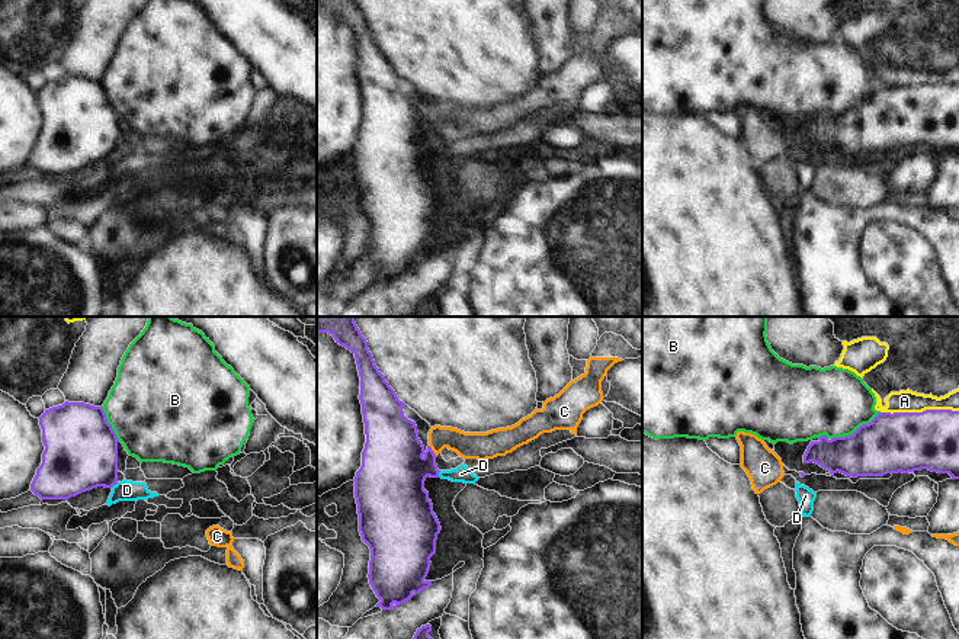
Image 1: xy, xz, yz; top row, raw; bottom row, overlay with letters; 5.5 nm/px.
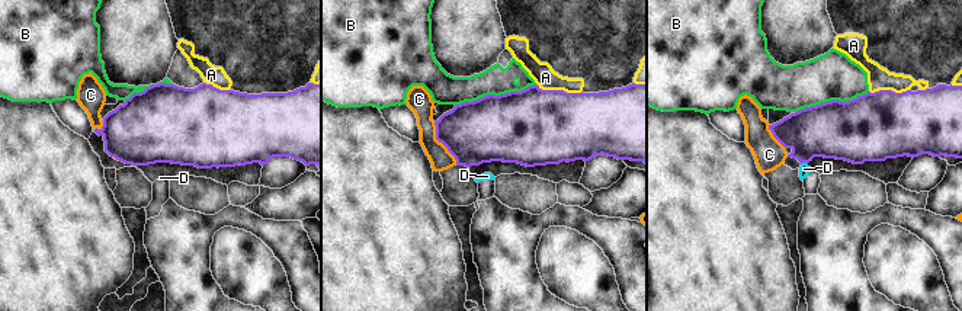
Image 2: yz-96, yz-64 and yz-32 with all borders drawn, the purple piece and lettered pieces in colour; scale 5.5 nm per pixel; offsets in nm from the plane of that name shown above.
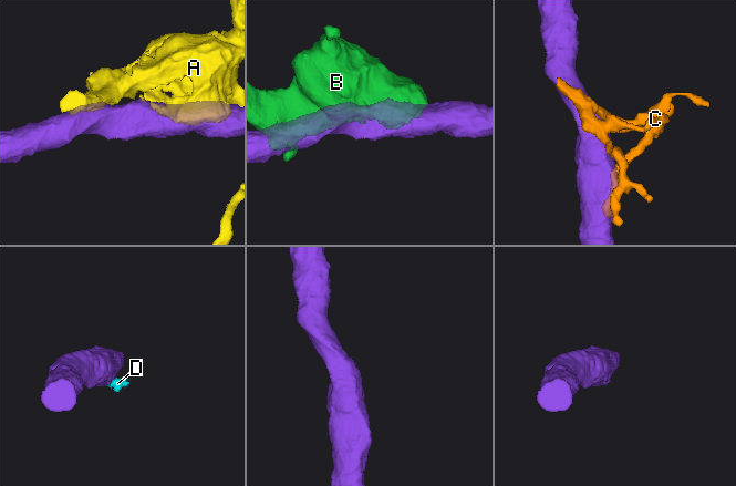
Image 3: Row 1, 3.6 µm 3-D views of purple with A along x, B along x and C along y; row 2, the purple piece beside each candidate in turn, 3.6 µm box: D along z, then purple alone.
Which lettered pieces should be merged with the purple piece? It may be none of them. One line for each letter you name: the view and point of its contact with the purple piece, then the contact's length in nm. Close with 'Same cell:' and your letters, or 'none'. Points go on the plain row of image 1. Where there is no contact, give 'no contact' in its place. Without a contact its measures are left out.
Same cell: none

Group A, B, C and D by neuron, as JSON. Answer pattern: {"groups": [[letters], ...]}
{"groups": [["A"], ["B"], ["C"], ["D"]]}

